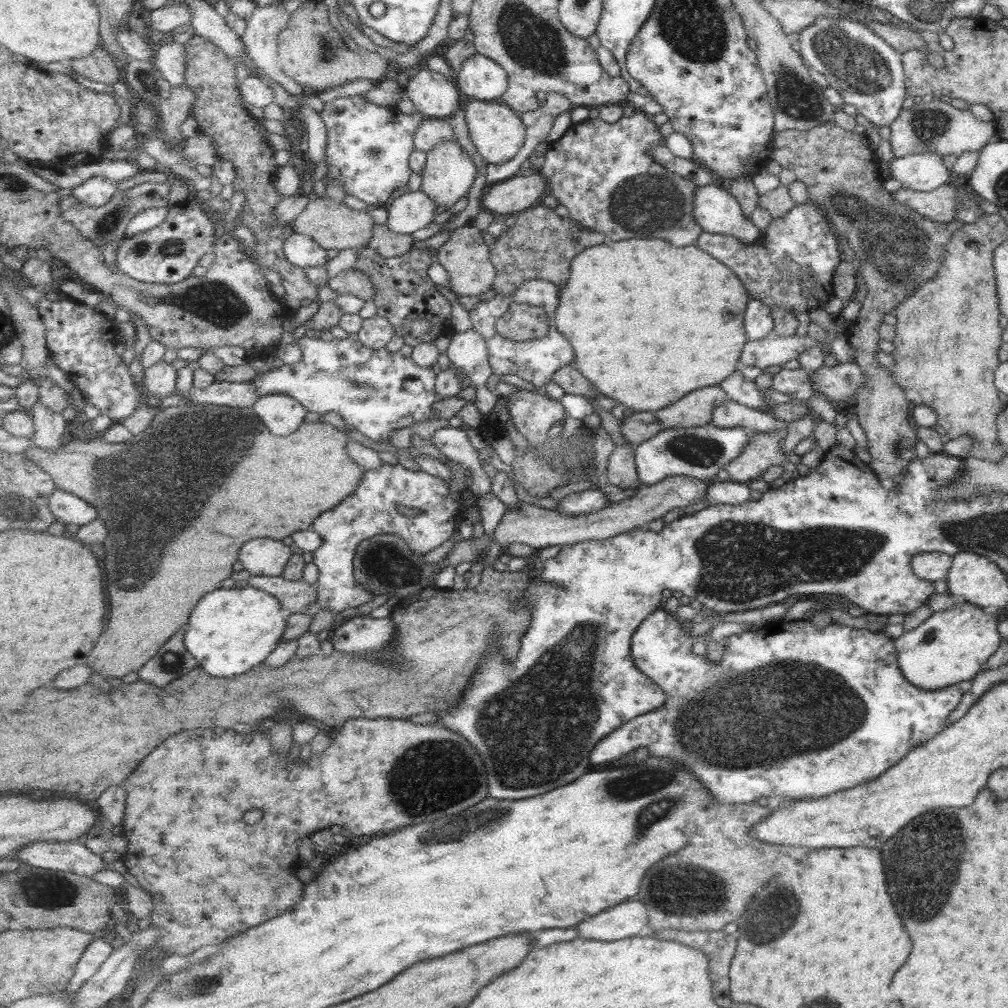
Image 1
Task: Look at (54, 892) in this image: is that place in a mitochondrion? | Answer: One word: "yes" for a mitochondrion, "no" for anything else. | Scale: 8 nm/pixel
yes

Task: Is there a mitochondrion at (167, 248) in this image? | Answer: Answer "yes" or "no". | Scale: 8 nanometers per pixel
yes

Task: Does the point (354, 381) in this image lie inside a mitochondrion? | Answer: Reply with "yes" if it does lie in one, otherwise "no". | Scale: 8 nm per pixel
yes

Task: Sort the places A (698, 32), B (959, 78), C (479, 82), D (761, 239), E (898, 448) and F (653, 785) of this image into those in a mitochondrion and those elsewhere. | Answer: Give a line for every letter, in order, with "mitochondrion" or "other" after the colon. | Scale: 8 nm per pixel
A: mitochondrion
B: other
C: other
D: other
E: other
F: mitochondrion

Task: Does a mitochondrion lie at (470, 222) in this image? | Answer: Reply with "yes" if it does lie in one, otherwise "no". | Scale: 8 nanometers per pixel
no

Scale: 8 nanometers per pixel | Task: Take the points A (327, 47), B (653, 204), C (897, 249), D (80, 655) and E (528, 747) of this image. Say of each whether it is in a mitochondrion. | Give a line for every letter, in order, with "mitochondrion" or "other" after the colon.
A: mitochondrion
B: mitochondrion
C: mitochondrion
D: other
E: mitochondrion

